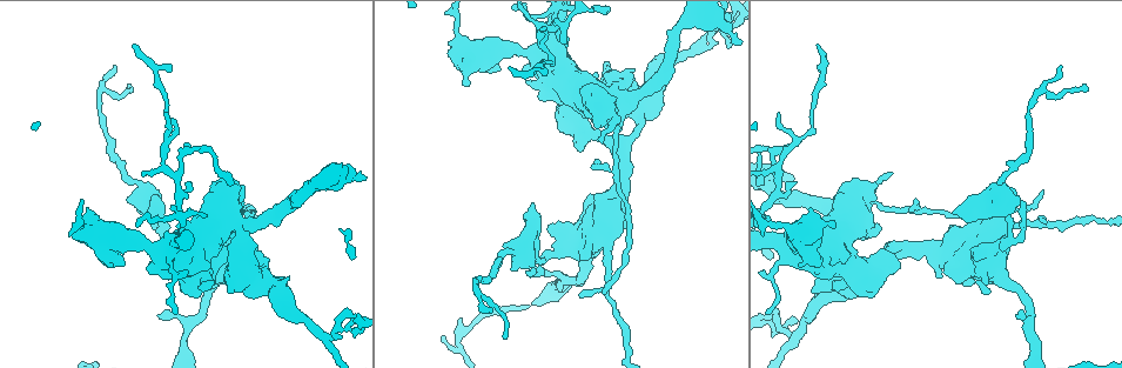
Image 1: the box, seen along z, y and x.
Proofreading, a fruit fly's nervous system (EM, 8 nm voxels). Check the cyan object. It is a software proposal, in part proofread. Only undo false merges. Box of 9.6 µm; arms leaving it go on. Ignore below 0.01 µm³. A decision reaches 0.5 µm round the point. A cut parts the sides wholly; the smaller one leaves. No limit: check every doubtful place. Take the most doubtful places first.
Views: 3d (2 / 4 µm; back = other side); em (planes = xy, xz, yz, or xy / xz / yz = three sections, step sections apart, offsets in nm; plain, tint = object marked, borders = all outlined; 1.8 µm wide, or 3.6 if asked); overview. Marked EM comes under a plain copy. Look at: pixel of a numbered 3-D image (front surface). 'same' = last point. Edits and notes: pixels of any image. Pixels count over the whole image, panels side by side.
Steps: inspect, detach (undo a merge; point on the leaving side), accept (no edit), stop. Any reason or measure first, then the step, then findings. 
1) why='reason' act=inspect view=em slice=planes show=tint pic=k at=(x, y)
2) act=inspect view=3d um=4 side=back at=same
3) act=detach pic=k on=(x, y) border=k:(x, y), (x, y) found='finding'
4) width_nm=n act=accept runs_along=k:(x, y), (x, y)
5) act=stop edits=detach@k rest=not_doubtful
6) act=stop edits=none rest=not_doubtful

why='thick turns thin' act=inspect view=em slice=yz step=4 show=tint pic=1 at=(795, 341)

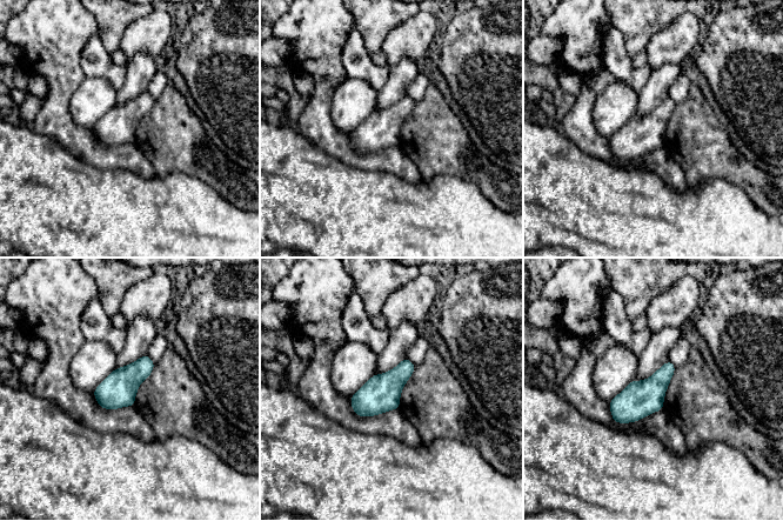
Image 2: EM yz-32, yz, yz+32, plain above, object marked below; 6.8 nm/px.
act=accept found='all the same cell'

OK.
why='four or more arms meet' act=inspect view=em slice=planes show=tint pic=1 at=(779, 178)

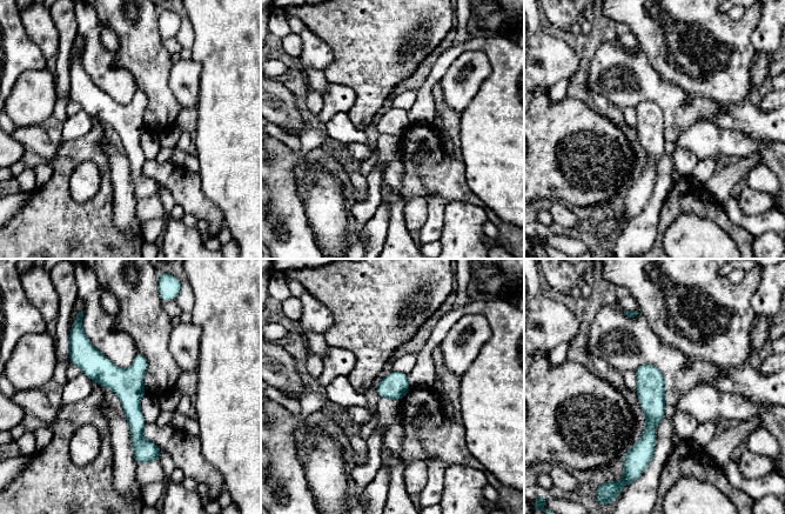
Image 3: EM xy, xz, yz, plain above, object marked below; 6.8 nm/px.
width_nm=180 act=accept runs_along=3:(84, 338), (129, 395), (147, 459) found='one cell here'

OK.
why='branch point' act=inspect view=em slice=xy step=16 show=tint pic=1 at=(1011, 242)

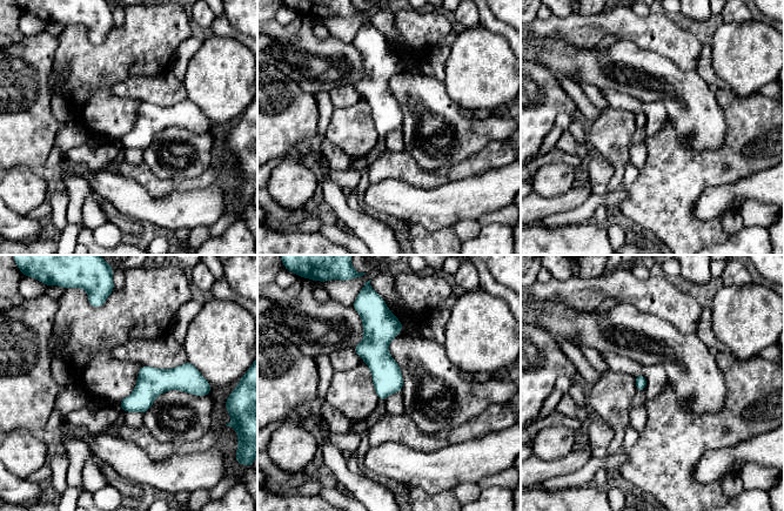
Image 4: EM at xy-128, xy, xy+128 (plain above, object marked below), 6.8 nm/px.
act=inspect view=em slice=planes show=tint at=same

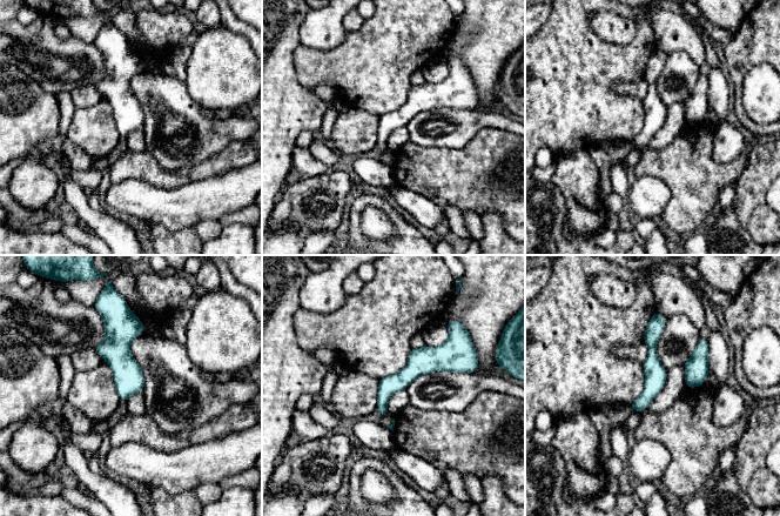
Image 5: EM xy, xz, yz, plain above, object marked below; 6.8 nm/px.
width_nm=140 act=accept found='all the same cell'

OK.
act=stop edits=none rest=not_doubtful

